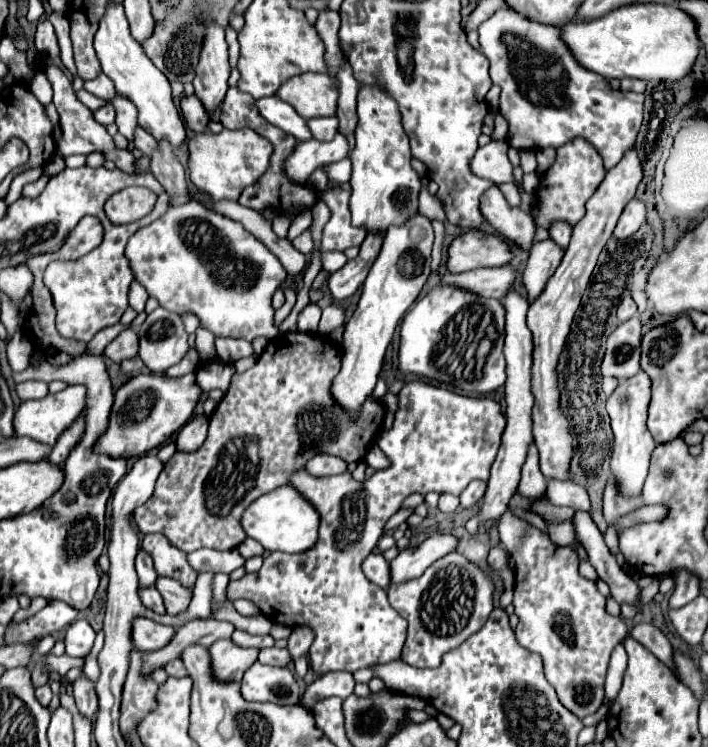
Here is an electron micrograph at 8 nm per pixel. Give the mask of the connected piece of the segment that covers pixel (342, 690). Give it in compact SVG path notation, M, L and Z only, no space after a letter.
M331 671L325 673L323 677L315 679L307 691L303 693L303 701L301 705L305 705L309 709L311 701L317 701L317 697L341 697L345 699L347 695L353 693L353 673L349 671Z

